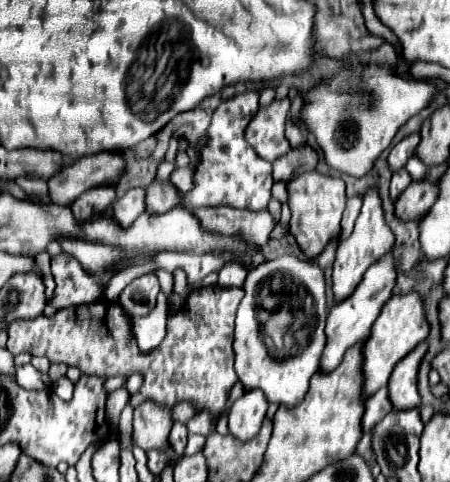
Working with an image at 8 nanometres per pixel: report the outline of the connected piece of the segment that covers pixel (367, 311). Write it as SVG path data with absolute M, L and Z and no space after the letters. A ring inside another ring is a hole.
M389 253L383 259L379 259L373 267L369 267L369 271L363 275L363 281L357 285L357 291L349 299L329 309L327 327L325 327L327 343L321 353L321 363L319 363L321 373L331 373L341 363L345 351L369 335L369 329L373 321L377 319L377 315L381 313L381 307L391 297L393 285L395 285L395 269L393 269L393 255Z

